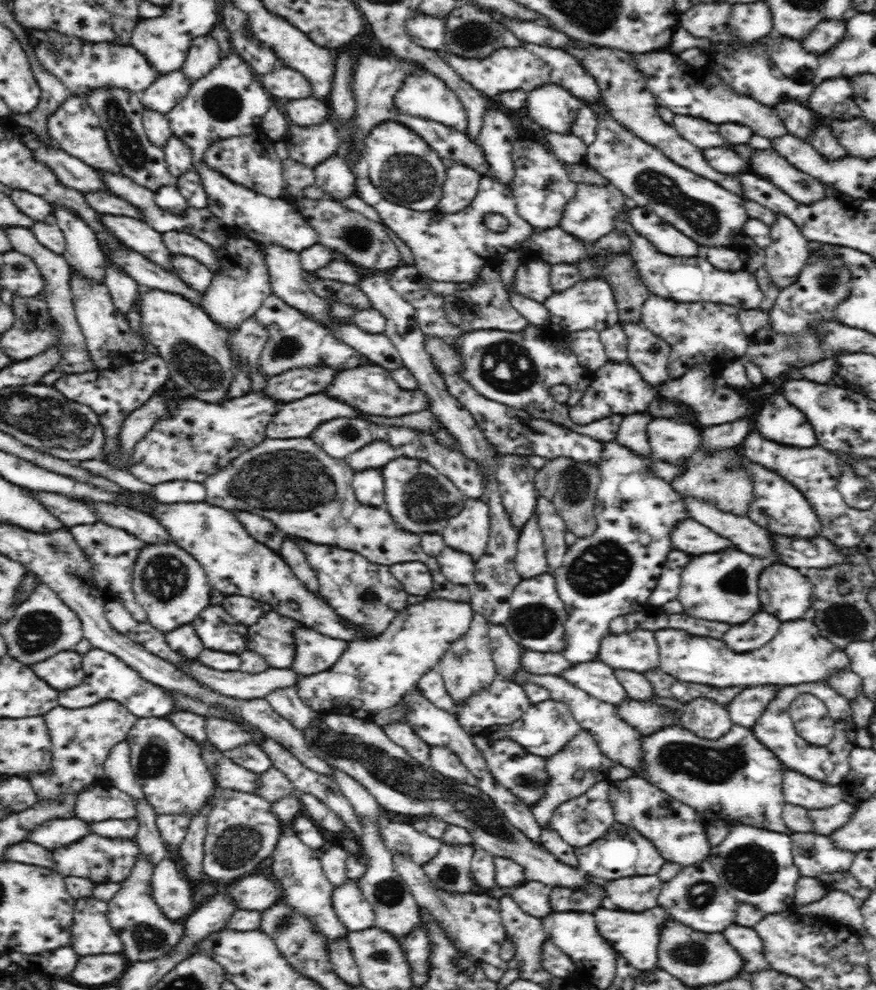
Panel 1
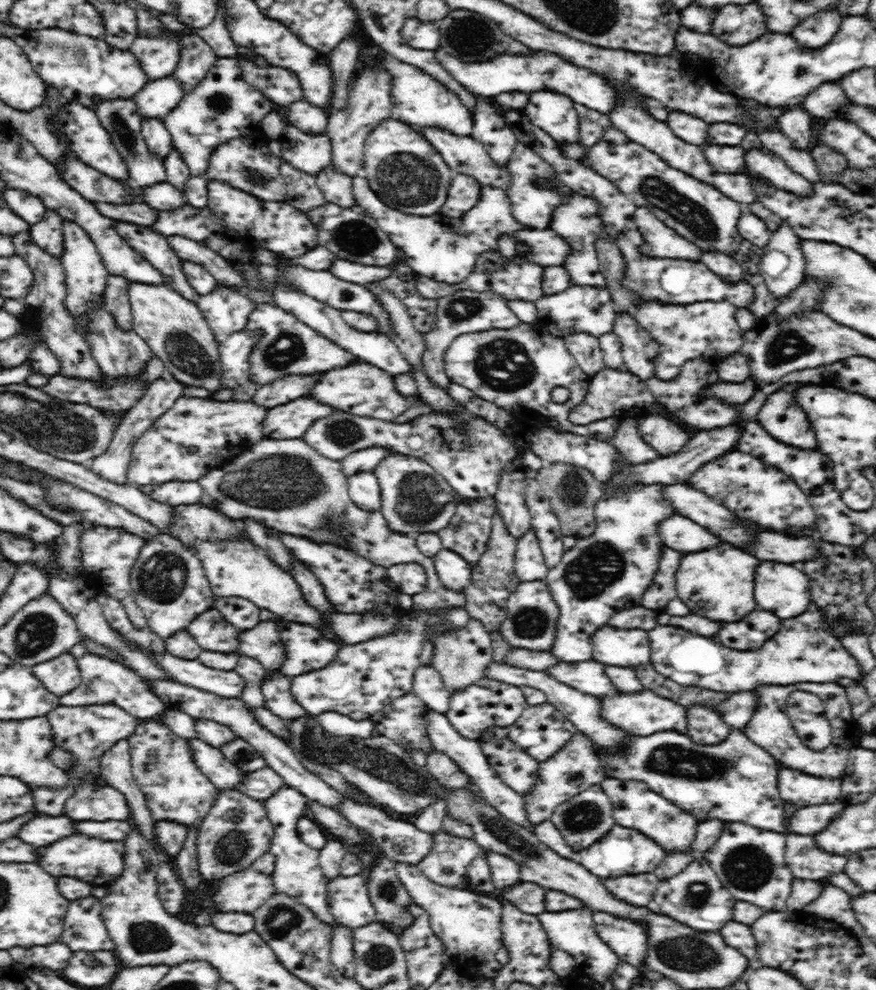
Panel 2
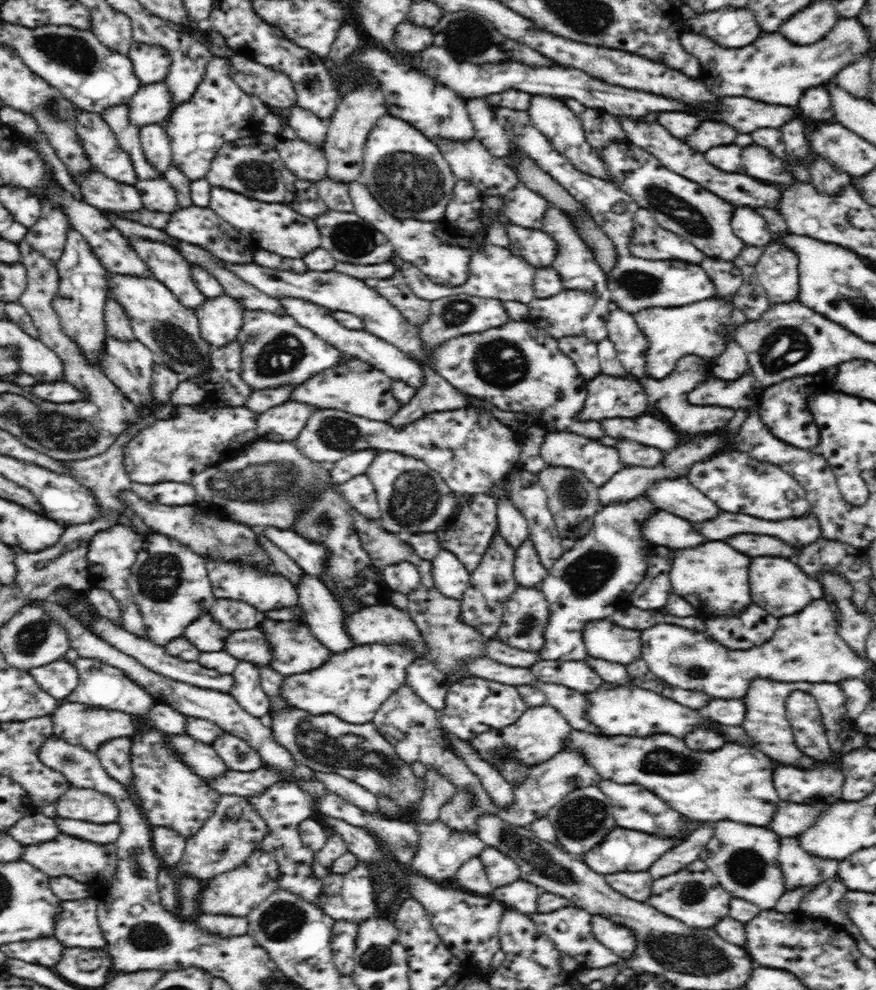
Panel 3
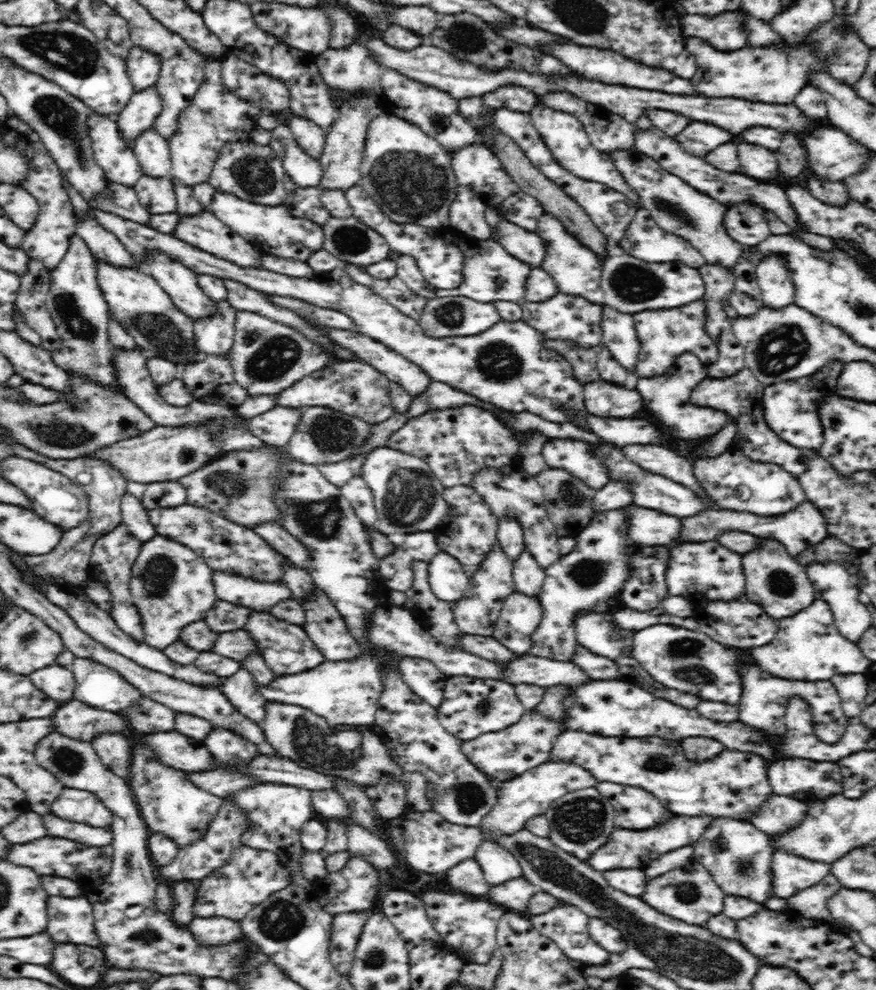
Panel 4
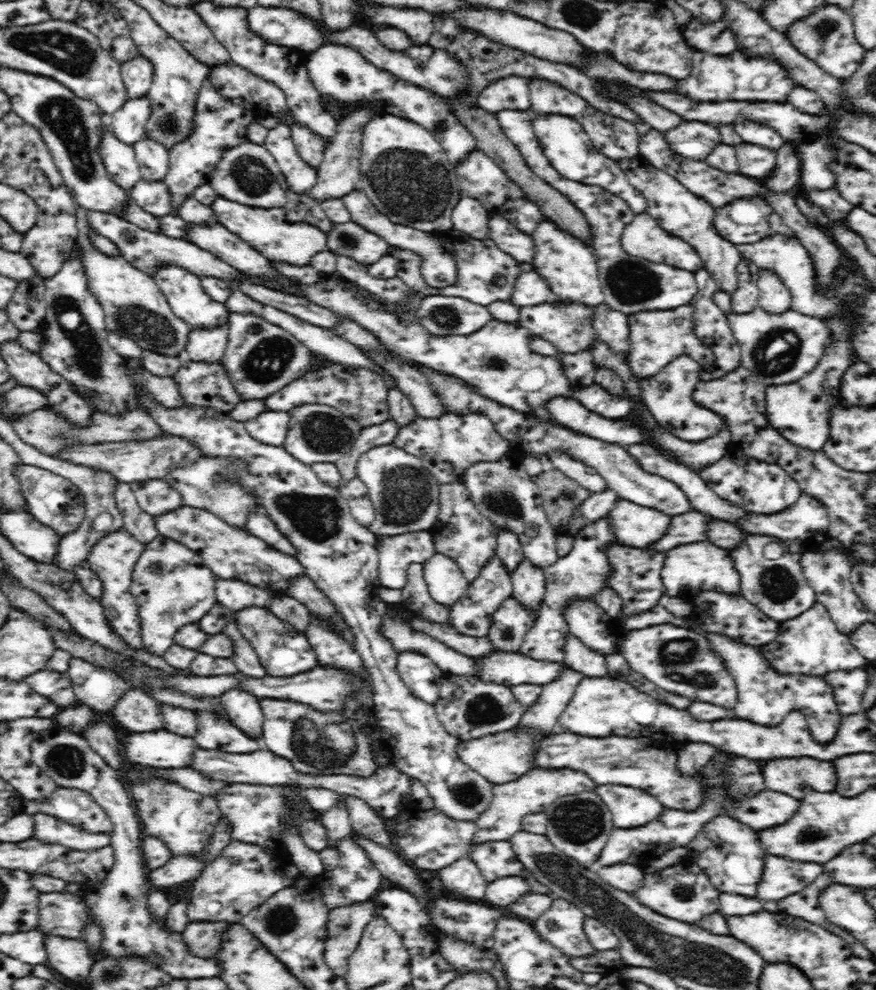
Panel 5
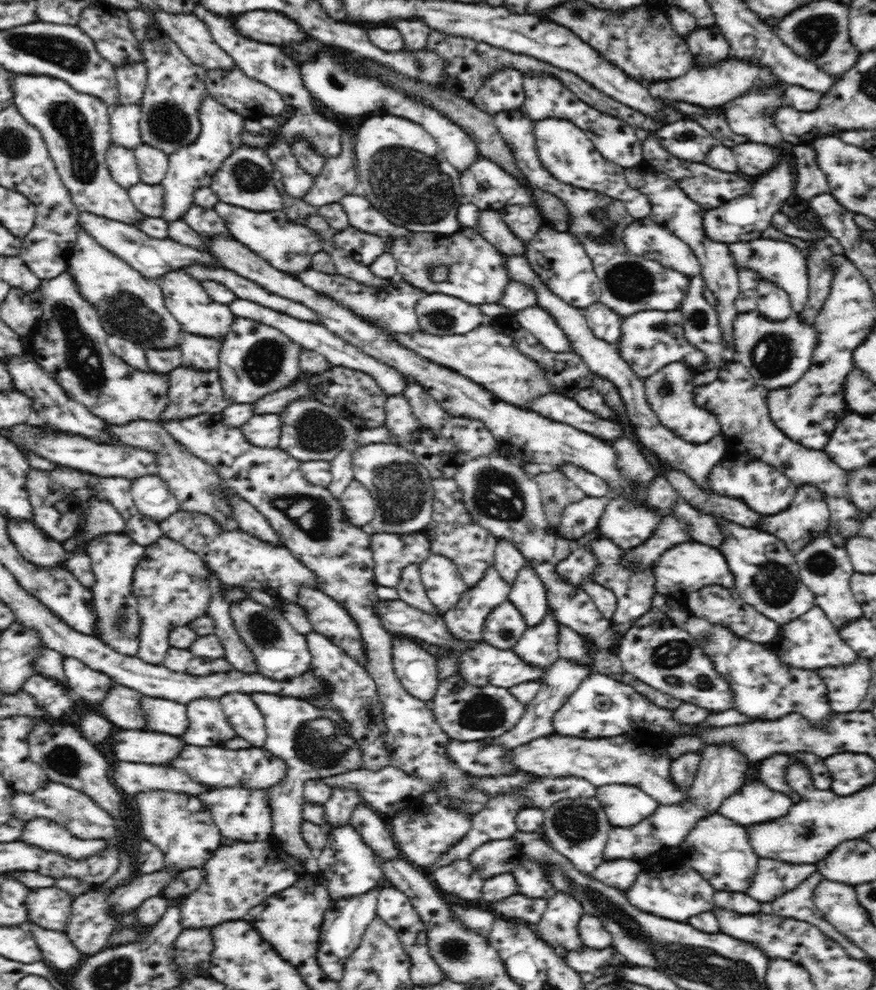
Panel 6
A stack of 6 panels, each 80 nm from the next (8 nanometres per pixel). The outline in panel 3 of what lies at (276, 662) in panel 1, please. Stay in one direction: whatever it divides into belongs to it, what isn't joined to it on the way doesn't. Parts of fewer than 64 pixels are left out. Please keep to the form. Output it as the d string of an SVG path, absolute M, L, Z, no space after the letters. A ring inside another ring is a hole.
M258 627L232 631L224 643L223 651L231 654L239 661L246 660L262 666L269 666L273 655L270 645L262 633L262 628Z

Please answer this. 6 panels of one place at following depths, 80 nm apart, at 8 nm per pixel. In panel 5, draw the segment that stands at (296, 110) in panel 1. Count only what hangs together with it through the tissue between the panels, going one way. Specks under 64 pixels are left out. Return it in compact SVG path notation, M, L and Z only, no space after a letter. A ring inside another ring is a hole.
M297 122L292 123L289 128L290 137L300 154L300 159L308 166L318 169L323 162L325 140L319 134L314 134L311 128L306 128Z

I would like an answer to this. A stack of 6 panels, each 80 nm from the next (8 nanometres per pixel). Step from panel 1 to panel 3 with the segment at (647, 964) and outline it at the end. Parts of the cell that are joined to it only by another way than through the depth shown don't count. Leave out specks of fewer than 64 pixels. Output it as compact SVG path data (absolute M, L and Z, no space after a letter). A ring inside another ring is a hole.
M592 916L592 933L608 950L622 956L622 960L631 957L636 946L635 936L625 926L618 926L602 916Z

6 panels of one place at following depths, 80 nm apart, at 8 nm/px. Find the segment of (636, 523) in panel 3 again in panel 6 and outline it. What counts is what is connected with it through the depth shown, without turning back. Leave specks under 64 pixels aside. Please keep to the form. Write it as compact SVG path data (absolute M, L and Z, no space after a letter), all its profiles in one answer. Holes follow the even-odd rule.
M594 528L592 532L574 540L574 546L570 556L562 562L556 562L556 571L564 581L580 587L584 581L593 581L592 571L598 566L597 558L593 552L590 552L589 544L594 539L600 539L603 536L601 530ZM548 608L548 614L542 618L542 622L528 627L518 644L513 646L513 651L530 666L549 667L561 657L557 649L559 626L551 608Z

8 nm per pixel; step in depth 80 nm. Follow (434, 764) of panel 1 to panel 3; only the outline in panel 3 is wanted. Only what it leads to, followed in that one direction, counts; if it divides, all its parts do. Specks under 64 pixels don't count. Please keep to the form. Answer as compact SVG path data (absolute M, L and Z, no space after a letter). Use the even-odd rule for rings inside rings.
M428 768L424 777L425 791L415 814L420 821L431 823L439 818L440 807L451 799L455 786L434 768Z

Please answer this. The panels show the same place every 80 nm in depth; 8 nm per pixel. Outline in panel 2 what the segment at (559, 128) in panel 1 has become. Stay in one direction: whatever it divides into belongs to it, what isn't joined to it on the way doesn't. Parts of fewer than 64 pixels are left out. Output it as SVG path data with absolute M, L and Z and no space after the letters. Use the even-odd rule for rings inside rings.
M542 90L529 94L523 111L534 126L545 130L558 144L581 142L575 103L559 92Z

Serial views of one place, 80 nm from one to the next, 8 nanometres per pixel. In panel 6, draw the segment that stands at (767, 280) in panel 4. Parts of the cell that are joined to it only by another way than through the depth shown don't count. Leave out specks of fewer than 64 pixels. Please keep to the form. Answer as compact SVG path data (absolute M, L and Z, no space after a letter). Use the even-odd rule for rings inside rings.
M759 279L756 284L757 309L768 320L786 320L793 316L789 294L774 283Z

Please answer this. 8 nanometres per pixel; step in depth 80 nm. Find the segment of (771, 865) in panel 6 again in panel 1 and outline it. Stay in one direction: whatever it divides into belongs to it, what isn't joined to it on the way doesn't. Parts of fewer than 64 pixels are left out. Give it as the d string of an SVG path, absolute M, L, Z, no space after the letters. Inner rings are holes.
M796 832L791 835L792 861L802 877L816 878L818 874L846 872L855 854L834 847L826 835Z

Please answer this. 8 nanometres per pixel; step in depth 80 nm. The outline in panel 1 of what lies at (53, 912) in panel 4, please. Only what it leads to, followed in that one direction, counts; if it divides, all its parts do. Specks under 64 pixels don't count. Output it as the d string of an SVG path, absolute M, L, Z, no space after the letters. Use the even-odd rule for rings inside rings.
M95 897L76 899L70 946L80 956L121 953L122 941L110 923L106 902Z

